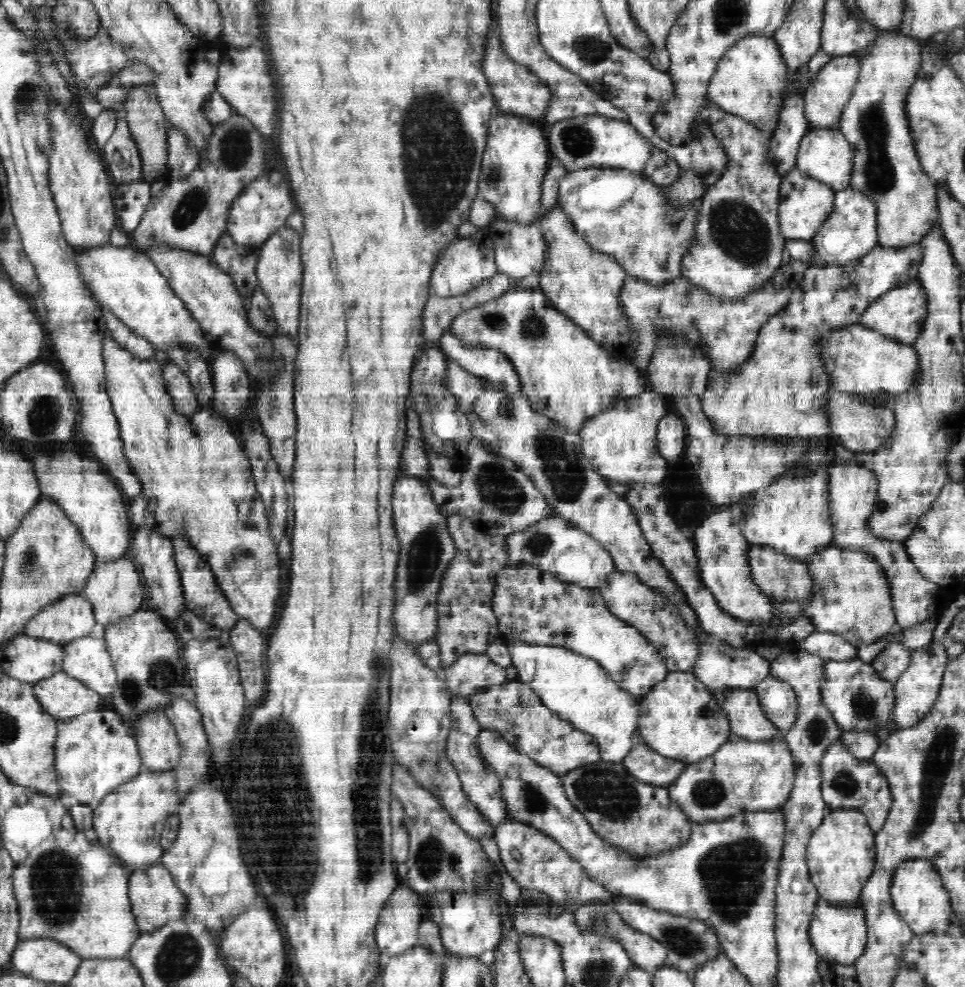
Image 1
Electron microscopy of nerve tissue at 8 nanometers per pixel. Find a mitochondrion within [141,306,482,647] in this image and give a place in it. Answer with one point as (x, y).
(424, 554)

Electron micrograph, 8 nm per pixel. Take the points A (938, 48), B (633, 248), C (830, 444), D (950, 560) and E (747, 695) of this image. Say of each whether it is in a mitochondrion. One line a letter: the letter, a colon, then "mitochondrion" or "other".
A: other
B: mitochondrion
C: other
D: other
E: other

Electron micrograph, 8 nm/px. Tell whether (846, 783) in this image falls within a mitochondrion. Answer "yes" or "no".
yes

